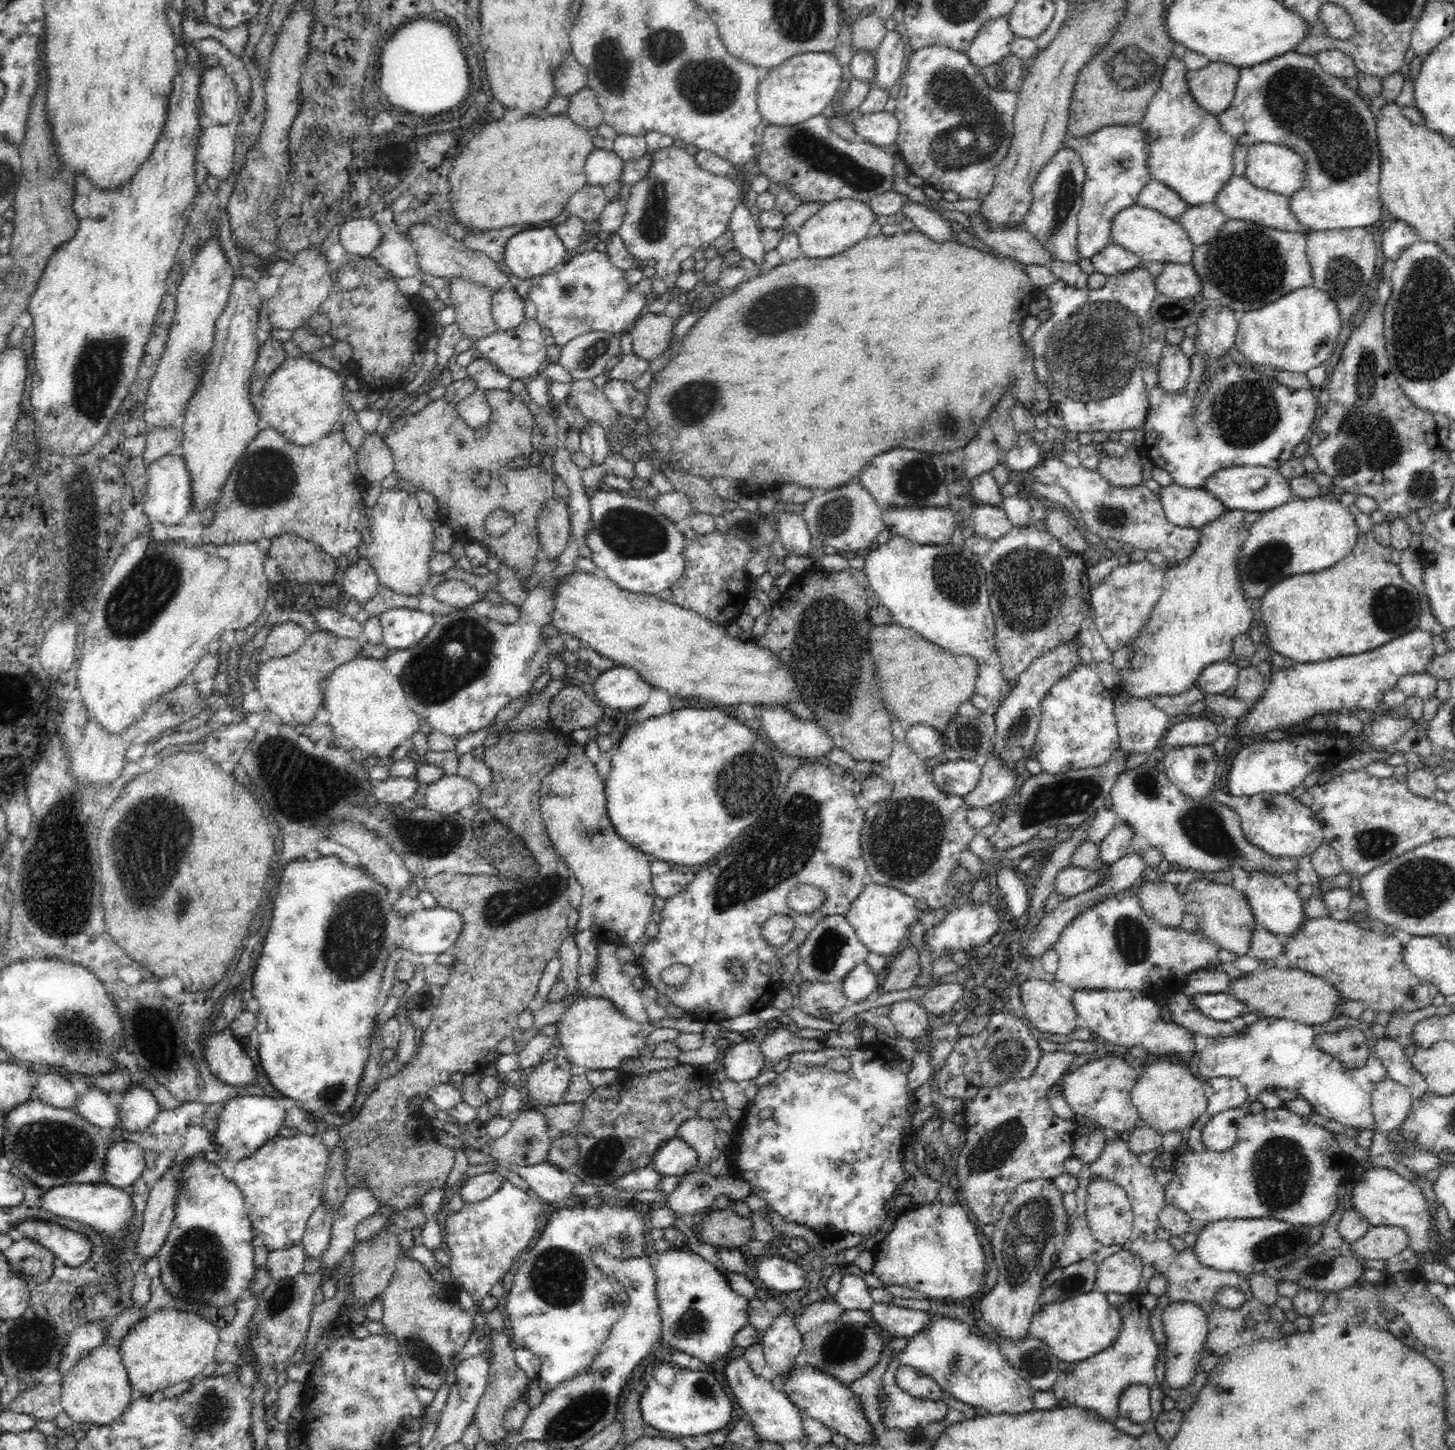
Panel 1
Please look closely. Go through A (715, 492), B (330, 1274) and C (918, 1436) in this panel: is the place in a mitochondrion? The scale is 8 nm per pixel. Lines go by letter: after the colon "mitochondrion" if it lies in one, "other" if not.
A: other
B: other
C: mitochondrion

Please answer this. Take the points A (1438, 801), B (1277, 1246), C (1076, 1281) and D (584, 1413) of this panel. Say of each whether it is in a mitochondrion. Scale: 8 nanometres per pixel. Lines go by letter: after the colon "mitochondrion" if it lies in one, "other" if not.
A: other
B: mitochondrion
C: mitochondrion
D: mitochondrion

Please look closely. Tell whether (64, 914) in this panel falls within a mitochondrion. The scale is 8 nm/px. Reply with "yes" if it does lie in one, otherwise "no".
yes

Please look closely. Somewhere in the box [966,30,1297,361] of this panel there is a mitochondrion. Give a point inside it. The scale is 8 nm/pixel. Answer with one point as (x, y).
(1131, 68)

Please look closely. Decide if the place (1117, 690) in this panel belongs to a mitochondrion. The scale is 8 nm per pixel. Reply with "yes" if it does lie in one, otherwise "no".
no

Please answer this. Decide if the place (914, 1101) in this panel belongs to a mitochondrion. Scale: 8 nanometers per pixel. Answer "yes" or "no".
no

